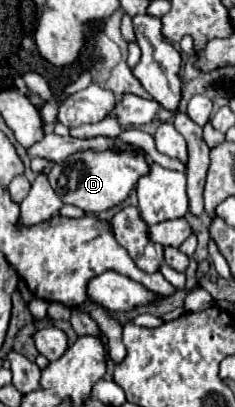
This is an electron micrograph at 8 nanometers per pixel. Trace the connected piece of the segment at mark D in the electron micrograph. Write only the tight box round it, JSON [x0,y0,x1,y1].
[48,139,150,213]

